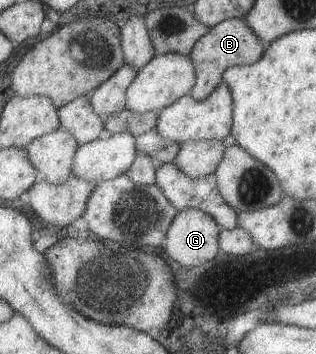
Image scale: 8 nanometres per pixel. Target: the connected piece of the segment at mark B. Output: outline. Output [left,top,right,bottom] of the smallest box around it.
[191,18,267,101]

